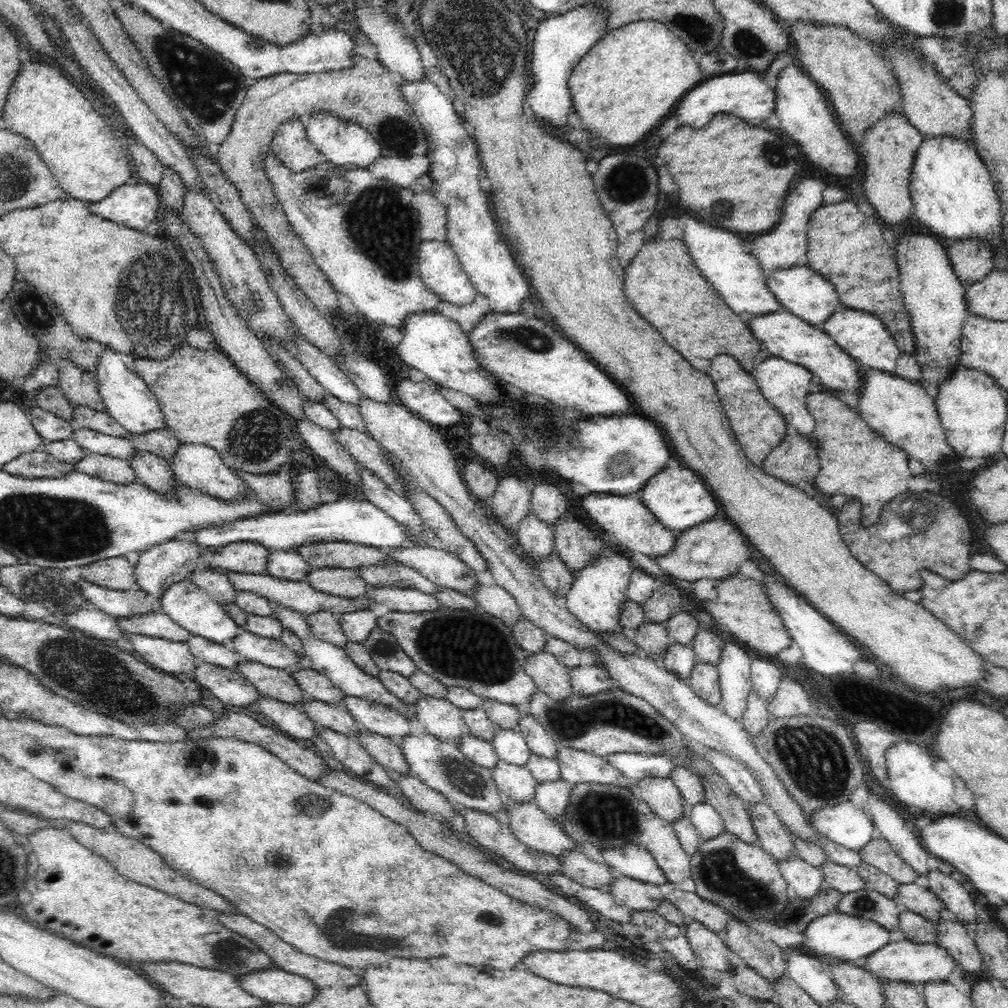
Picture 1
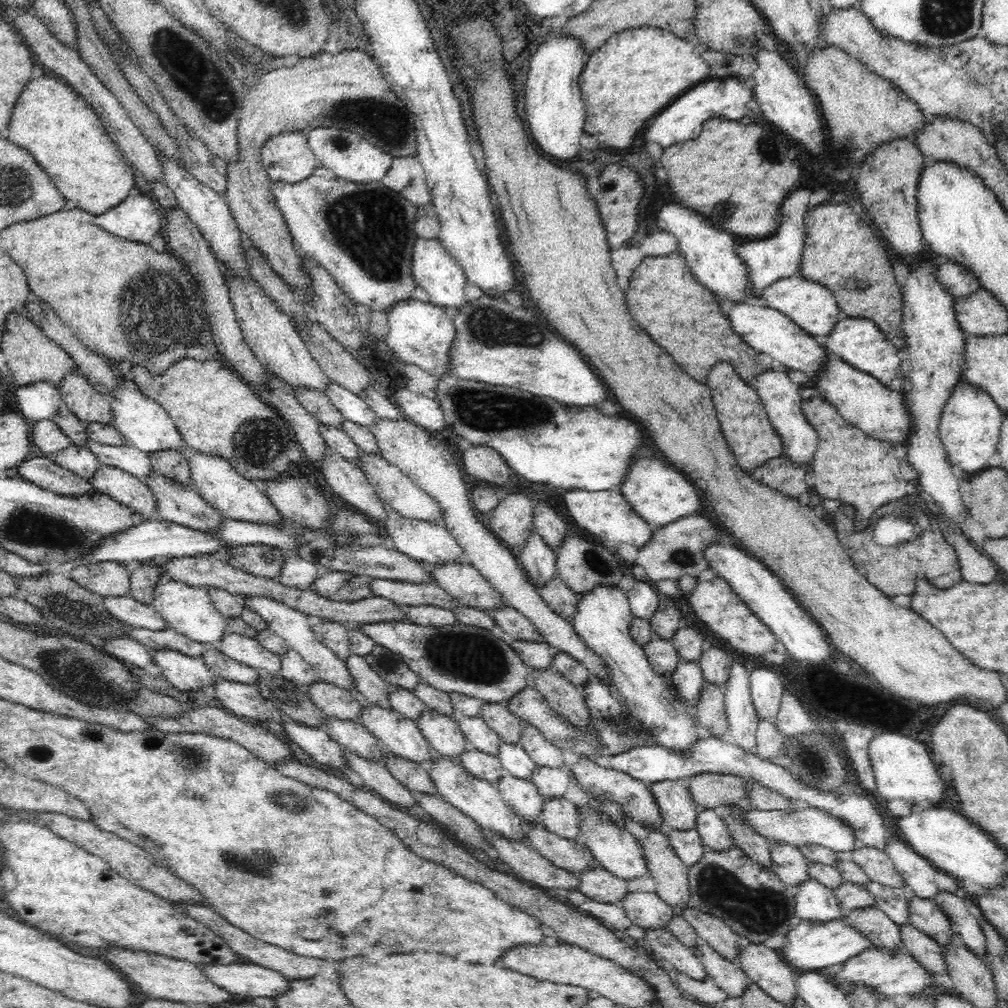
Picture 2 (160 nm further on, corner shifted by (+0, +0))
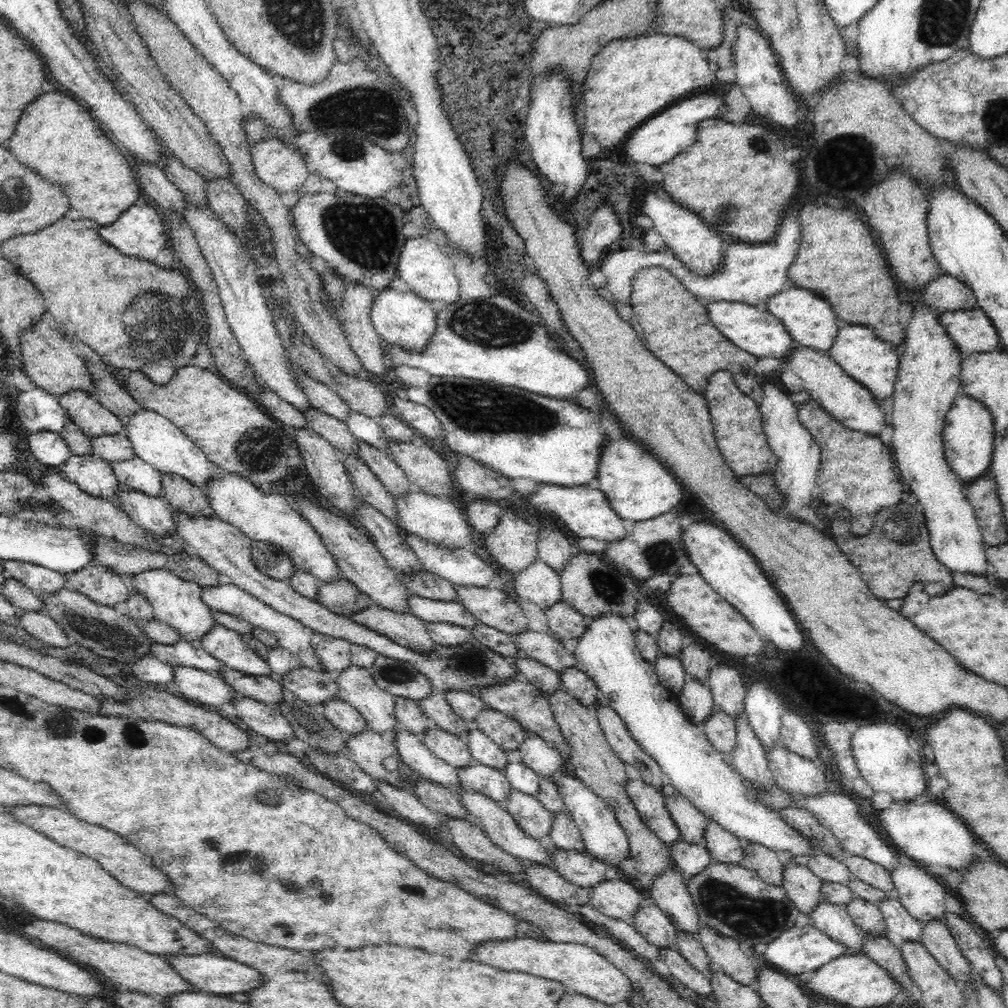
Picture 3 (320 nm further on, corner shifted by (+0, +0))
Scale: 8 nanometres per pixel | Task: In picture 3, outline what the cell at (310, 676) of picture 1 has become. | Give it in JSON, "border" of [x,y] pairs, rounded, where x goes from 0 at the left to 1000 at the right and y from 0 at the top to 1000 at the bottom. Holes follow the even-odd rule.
{"border":[[[336,692],[315,700],[319,708],[340,728],[357,728],[364,724],[363,713],[348,699]]]}

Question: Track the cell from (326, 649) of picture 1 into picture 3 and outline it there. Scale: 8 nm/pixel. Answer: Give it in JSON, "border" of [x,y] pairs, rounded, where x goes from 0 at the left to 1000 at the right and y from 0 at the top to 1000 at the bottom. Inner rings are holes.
{"border":[[[215,579],[212,581],[201,582],[200,594],[202,600],[210,607],[223,607],[224,609],[231,609],[236,613],[241,613],[247,617],[251,623],[258,623],[272,630],[276,634],[276,639],[280,643],[284,643],[298,653],[302,661],[313,666],[321,666],[313,649],[312,649],[309,633],[313,628],[306,621],[302,621],[292,613],[280,609],[278,606],[270,604],[270,602],[259,597],[258,594],[250,592],[250,589],[242,587],[237,581],[230,579]]]}

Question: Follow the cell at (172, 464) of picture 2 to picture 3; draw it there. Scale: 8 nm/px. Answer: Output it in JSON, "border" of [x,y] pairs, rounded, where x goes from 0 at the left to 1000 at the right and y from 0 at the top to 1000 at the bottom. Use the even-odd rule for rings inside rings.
{"border":[[[161,470],[161,492],[174,508],[184,508],[187,512],[212,514],[212,505],[206,499],[205,489],[200,484],[174,470]]]}

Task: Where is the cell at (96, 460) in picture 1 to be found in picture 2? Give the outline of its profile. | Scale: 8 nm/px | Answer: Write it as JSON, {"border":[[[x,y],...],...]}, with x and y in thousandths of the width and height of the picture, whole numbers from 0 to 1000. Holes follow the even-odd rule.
{"border":[[[99,460],[89,479],[99,490],[106,490],[115,498],[130,504],[141,517],[156,515],[157,501],[151,485],[127,468]]]}

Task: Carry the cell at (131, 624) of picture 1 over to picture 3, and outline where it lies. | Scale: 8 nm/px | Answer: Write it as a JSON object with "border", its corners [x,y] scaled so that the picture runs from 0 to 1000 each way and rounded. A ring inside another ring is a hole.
{"border":[[[179,634],[175,639],[155,639],[151,637],[149,649],[168,661],[189,662],[206,668],[212,668],[221,663],[219,657],[212,653],[199,641],[185,634]]]}

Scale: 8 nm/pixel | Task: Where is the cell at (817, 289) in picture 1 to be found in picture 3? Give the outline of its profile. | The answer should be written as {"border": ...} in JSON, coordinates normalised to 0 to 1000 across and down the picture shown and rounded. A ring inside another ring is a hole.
{"border":[[[780,286],[762,296],[762,300],[758,305],[769,315],[777,319],[778,326],[782,328],[789,339],[796,344],[807,345],[808,347],[815,347],[821,349],[825,343],[829,332],[833,328],[833,317],[825,310],[823,302],[815,296],[812,296],[810,292],[802,290],[802,288],[794,288],[794,286]]]}

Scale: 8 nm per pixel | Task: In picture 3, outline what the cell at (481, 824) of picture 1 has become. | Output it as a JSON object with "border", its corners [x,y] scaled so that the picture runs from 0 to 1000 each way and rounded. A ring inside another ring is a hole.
{"border":[[[521,857],[518,875],[547,895],[577,899],[577,897],[584,897],[585,889],[587,889],[586,881],[567,877],[558,871],[552,862],[546,862],[537,857]]]}

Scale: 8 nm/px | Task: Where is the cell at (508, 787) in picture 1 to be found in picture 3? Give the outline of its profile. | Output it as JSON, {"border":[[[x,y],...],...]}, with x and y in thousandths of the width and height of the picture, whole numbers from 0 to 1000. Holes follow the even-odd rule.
{"border":[[[507,782],[502,792],[502,803],[514,821],[524,829],[536,833],[549,819],[550,808],[540,802],[532,790],[526,790]]]}

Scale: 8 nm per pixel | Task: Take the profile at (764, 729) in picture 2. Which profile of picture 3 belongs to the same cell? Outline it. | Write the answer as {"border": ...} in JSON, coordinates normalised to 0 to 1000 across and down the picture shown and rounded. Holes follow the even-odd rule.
{"border":[[[773,737],[759,747],[769,772],[769,780],[796,790],[822,786],[813,762],[802,752],[780,744]]]}

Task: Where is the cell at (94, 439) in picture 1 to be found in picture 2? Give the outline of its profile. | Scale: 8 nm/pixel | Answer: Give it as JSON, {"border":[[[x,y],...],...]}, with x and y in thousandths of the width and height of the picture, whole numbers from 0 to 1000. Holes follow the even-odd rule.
{"border":[[[90,435],[85,437],[83,442],[95,451],[99,460],[127,468],[139,478],[145,479],[149,468],[152,466],[149,453],[134,442],[127,442],[126,440],[123,442],[107,442],[100,438],[93,438]]]}

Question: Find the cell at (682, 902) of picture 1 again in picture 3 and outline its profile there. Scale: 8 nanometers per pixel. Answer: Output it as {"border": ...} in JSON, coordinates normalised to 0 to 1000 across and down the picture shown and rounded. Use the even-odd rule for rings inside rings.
{"border":[[[699,920],[690,925],[689,930],[699,940],[705,962],[717,962],[734,976],[746,978],[752,970],[754,955],[746,954],[738,945],[734,935],[716,929],[711,923]]]}

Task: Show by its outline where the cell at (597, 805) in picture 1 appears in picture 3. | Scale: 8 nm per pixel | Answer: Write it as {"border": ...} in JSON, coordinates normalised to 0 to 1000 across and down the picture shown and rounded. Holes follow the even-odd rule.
{"border":[[[671,859],[661,861],[641,881],[641,887],[651,893],[652,900],[663,908],[671,923],[690,927],[694,923],[691,901]]]}

